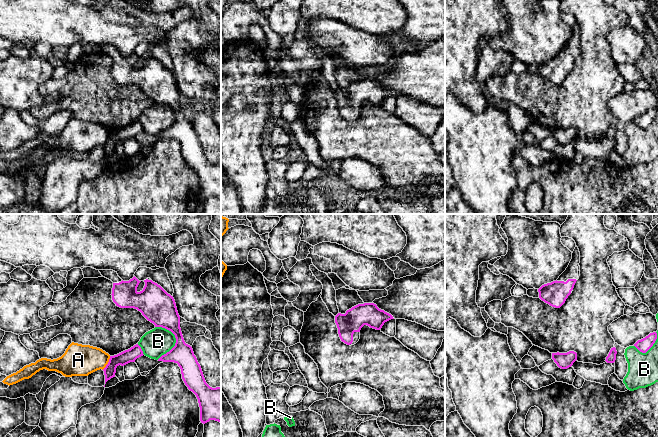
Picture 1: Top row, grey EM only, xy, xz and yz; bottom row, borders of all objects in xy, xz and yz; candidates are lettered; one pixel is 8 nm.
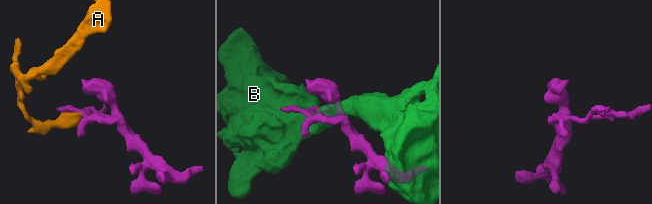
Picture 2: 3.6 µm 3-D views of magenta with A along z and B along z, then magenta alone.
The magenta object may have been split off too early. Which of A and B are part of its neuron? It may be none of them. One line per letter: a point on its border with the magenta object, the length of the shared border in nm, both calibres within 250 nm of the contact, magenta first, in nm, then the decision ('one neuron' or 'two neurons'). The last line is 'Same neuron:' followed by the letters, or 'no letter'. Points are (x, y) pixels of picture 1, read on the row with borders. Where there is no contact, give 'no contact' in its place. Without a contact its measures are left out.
A: contact xy (108, 363); length 130 nm; calibres 110 and 260 nm; two neurons
B: contact xy (176, 342); length 280 nm; calibres 220 and 220 nm; two neurons
Same neuron: no letter

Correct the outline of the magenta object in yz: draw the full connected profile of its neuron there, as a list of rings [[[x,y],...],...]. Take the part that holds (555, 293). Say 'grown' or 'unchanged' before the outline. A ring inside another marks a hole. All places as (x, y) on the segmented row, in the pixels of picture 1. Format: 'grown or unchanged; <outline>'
grown; [[[576,246],[572,259],[566,270],[556,281],[542,285],[539,289],[539,298],[552,307],[560,308],[571,294],[578,279],[578,266],[580,263],[580,252]]]

